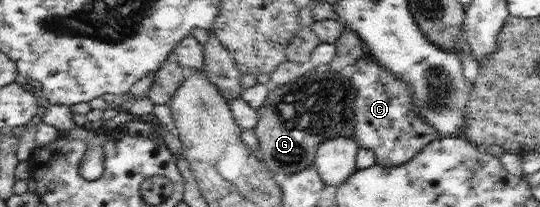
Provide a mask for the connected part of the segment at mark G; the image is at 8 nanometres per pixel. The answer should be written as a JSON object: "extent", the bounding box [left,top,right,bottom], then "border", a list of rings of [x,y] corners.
{"extent":[255,67,355,175],"border":[[[311,67],[301,74],[293,82],[271,87],[271,92],[266,102],[257,110],[258,124],[255,134],[260,146],[259,160],[270,172],[281,171],[286,175],[300,172],[310,165],[315,165],[314,159],[320,143],[334,137],[354,136],[354,99],[355,89],[352,82],[340,72],[334,72],[332,68]]]}

